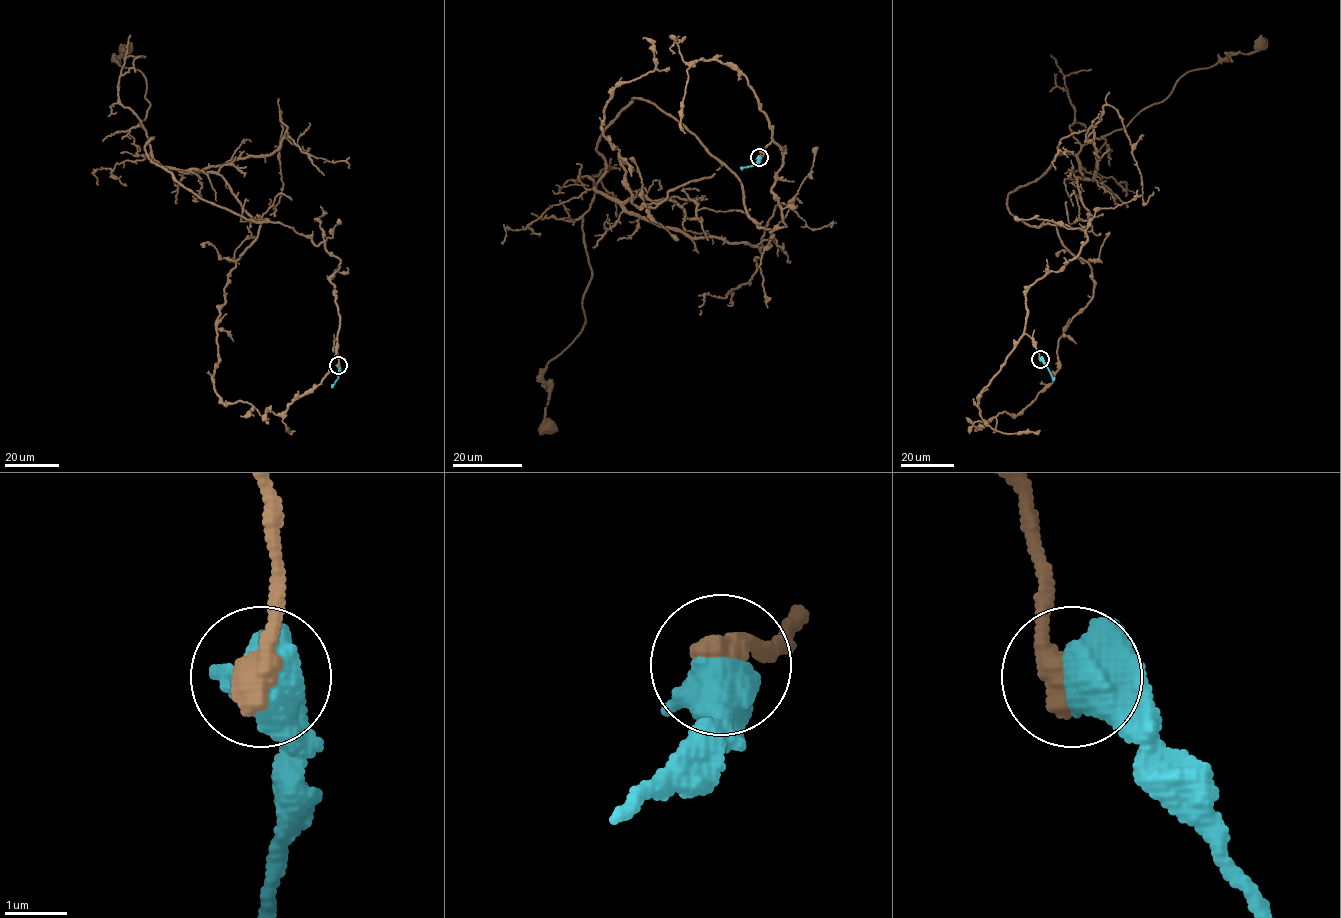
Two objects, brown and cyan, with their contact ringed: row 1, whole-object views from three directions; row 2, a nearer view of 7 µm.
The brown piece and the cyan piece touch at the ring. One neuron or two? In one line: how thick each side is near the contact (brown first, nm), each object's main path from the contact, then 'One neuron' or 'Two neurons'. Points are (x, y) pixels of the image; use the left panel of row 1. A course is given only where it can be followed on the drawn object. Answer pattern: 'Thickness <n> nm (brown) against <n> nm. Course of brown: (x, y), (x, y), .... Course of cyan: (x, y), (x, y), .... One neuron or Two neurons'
Thickness 480 nm (brown) against 750 nm. Course of brown: (338, 365), (338, 258), (154, 164), (146, 78), (116, 61), (123, 50). Course of cyan: (338, 365), (338, 378), (332, 388). One neuron

